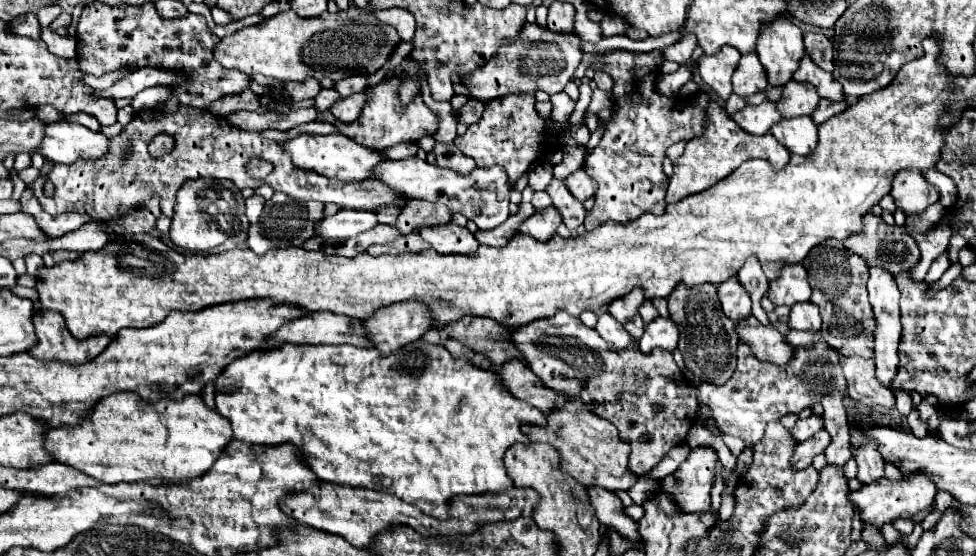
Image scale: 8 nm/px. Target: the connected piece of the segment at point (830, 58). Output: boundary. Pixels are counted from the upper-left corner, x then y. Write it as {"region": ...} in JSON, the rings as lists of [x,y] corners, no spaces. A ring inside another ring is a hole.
{"region":[[[806,33],[804,47],[812,55],[812,59],[824,69],[834,71],[834,55],[832,55],[832,41],[824,33]]]}

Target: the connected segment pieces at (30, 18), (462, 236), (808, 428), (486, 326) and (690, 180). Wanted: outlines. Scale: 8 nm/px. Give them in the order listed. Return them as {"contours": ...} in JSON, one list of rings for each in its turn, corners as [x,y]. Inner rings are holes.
{"contours":[[[[36,13],[20,15],[18,19],[10,21],[8,31],[16,33],[16,35],[30,37],[30,39],[40,39],[40,25],[38,25],[38,19],[36,19]]],[[[454,221],[438,227],[424,227],[420,229],[420,235],[442,255],[450,255],[450,253],[472,255],[480,247],[476,237],[468,229],[458,227]]],[[[812,414],[807,419],[799,419],[797,421],[794,429],[792,429],[792,435],[796,435],[796,439],[798,439],[798,441],[806,441],[806,439],[810,439],[822,428],[824,428],[823,416]]],[[[464,317],[464,319],[444,325],[442,329],[452,339],[464,343],[472,351],[482,353],[482,355],[488,353],[488,359],[492,361],[494,367],[500,367],[500,363],[504,363],[504,359],[512,359],[512,357],[522,359],[522,355],[516,353],[516,349],[512,347],[512,343],[508,339],[510,329],[500,327],[492,319]]],[[[714,101],[708,107],[708,119],[710,121],[706,133],[702,137],[688,141],[684,155],[674,163],[674,173],[670,177],[670,187],[667,188],[665,196],[667,204],[676,203],[678,199],[712,187],[714,183],[728,177],[736,167],[740,167],[740,163],[748,159],[768,159],[776,167],[776,171],[778,167],[784,167],[784,161],[790,159],[790,151],[784,149],[784,145],[780,145],[772,133],[764,133],[764,135],[746,133],[728,117],[724,107],[720,107]]]]}

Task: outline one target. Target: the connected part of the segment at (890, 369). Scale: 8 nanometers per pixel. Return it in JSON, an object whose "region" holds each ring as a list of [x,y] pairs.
{"region":[[[870,267],[870,279],[868,279],[868,293],[870,293],[870,303],[876,311],[876,347],[874,347],[874,361],[876,361],[876,379],[892,389],[892,379],[898,373],[898,343],[900,343],[900,333],[902,333],[902,323],[900,323],[900,291],[896,285],[896,279],[892,273],[888,273],[882,267]]]}

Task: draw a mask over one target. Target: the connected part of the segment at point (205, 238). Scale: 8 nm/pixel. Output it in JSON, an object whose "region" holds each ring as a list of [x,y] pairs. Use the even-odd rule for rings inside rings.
{"region":[[[188,179],[176,201],[176,213],[172,217],[170,239],[182,249],[212,249],[226,239],[244,243],[248,237],[248,217],[244,215],[244,197],[240,189],[228,179]]]}

